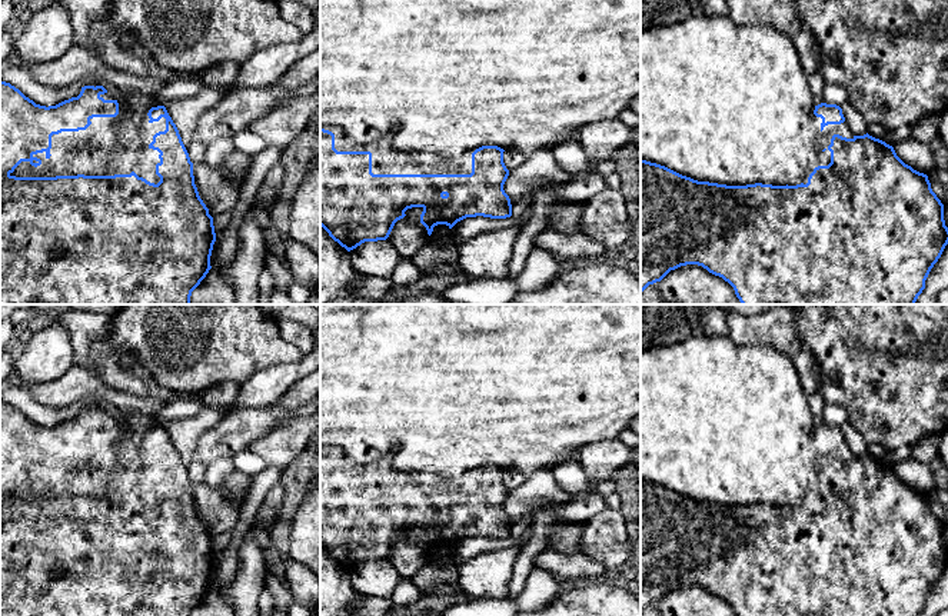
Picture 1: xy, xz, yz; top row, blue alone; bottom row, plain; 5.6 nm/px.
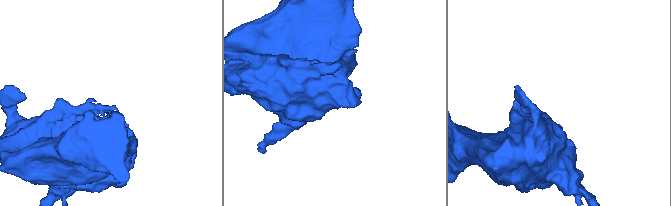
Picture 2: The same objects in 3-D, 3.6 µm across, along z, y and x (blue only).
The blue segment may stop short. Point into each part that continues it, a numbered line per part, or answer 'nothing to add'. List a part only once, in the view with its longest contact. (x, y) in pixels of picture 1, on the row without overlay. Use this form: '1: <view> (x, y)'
1: xz (385, 479)

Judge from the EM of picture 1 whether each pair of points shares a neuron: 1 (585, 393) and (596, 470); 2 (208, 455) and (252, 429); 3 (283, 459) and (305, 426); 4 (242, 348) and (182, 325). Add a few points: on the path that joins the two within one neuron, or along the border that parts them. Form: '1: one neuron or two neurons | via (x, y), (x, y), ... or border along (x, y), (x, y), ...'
1: two neurons | border along (616, 438), (608, 442), (592, 442), (578, 450)
2: one neuron | via (215, 442), (225, 432), (239, 429)
3: one neuron | via (283, 450), (296, 435)
4: one neuron | via (228, 338), (196, 325)

